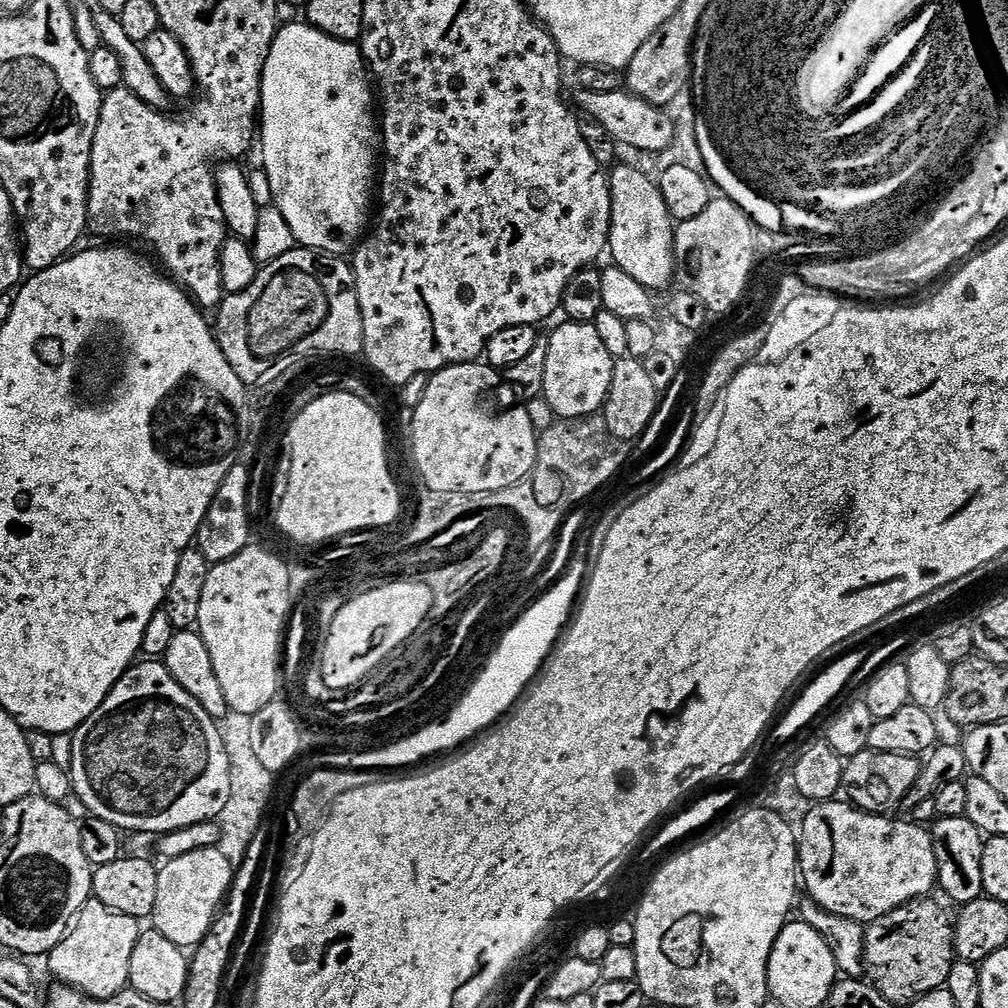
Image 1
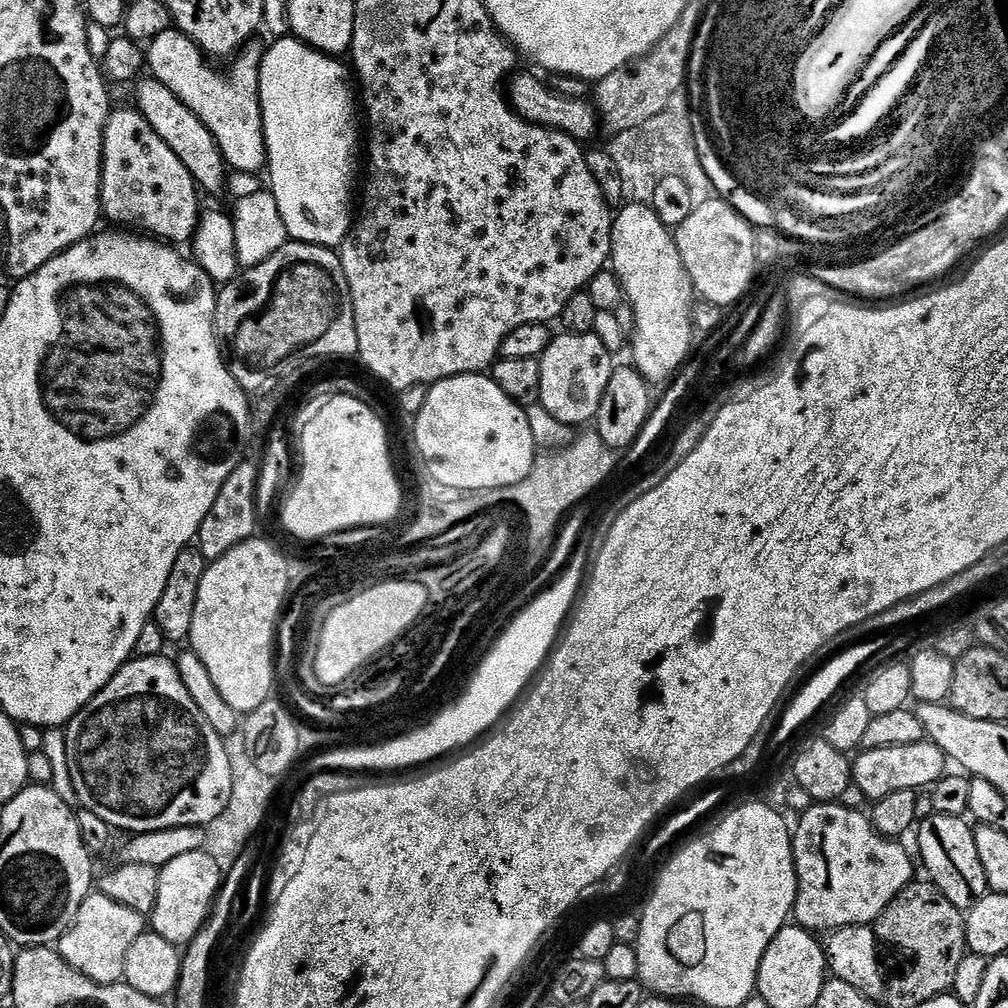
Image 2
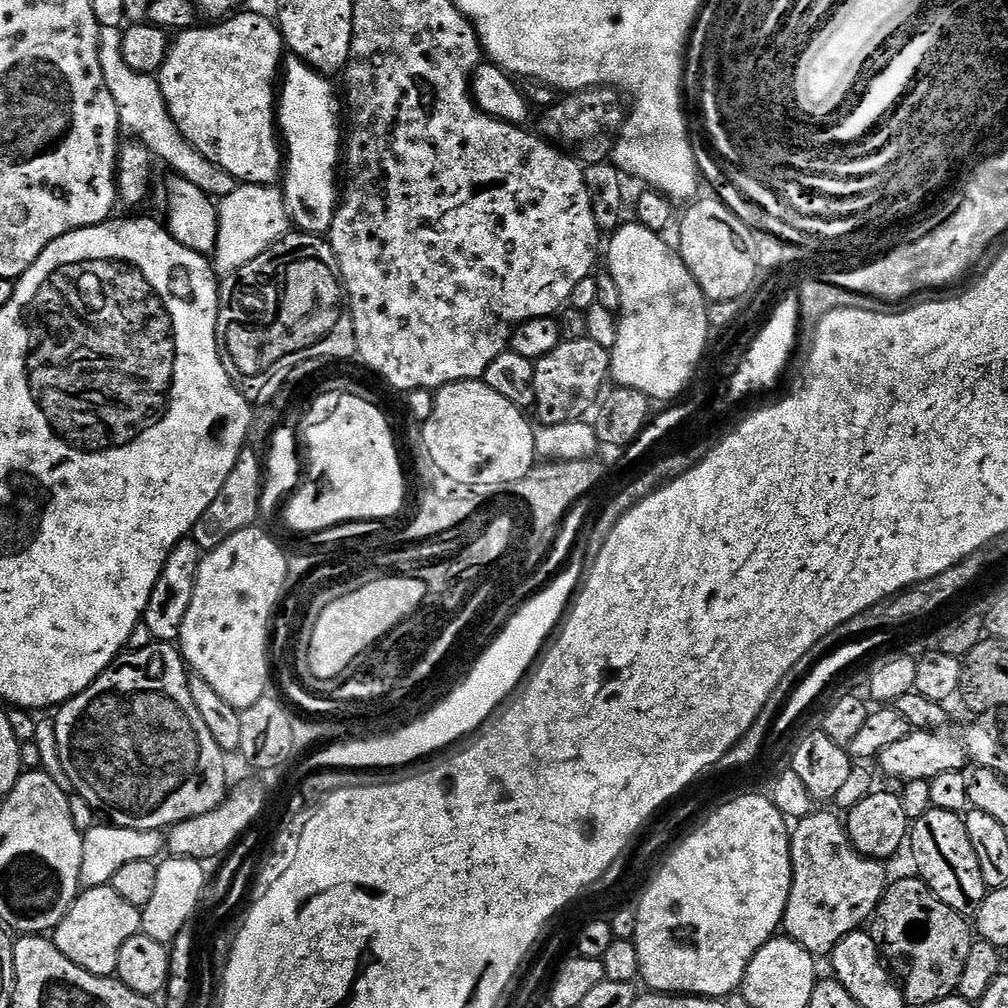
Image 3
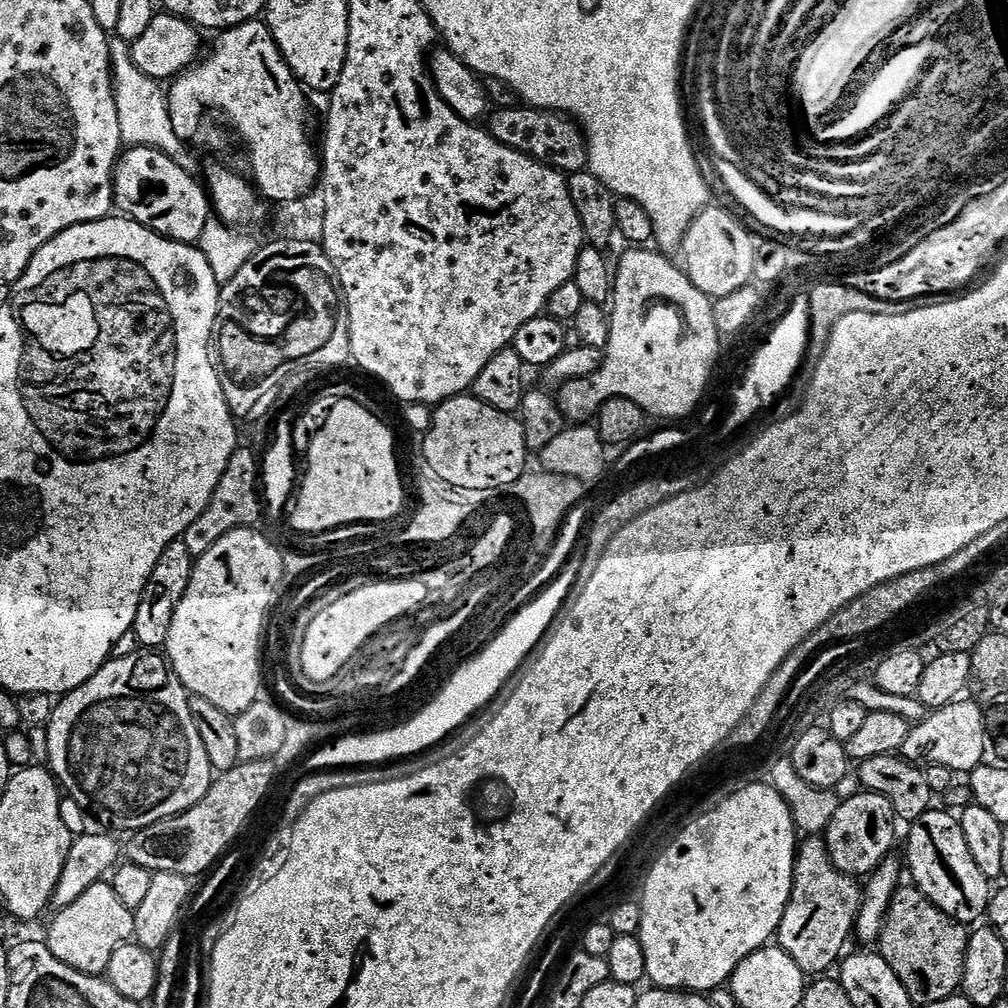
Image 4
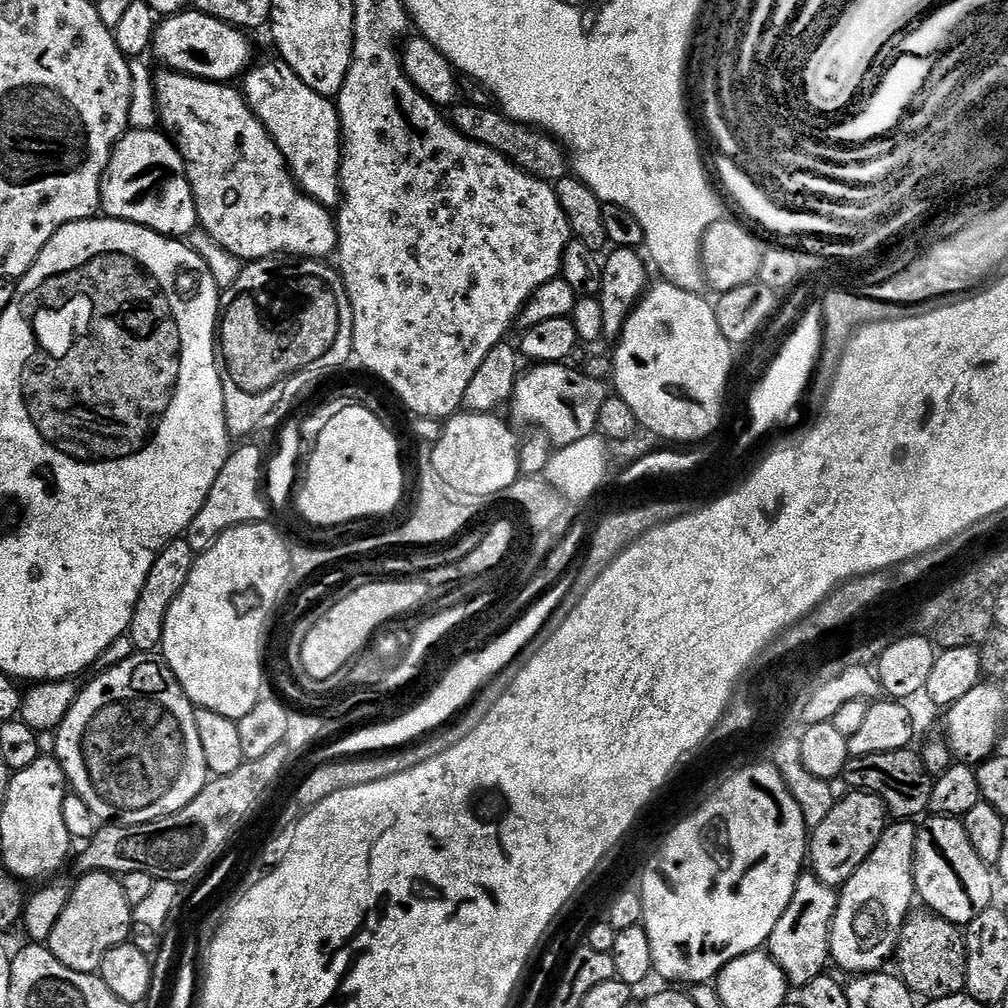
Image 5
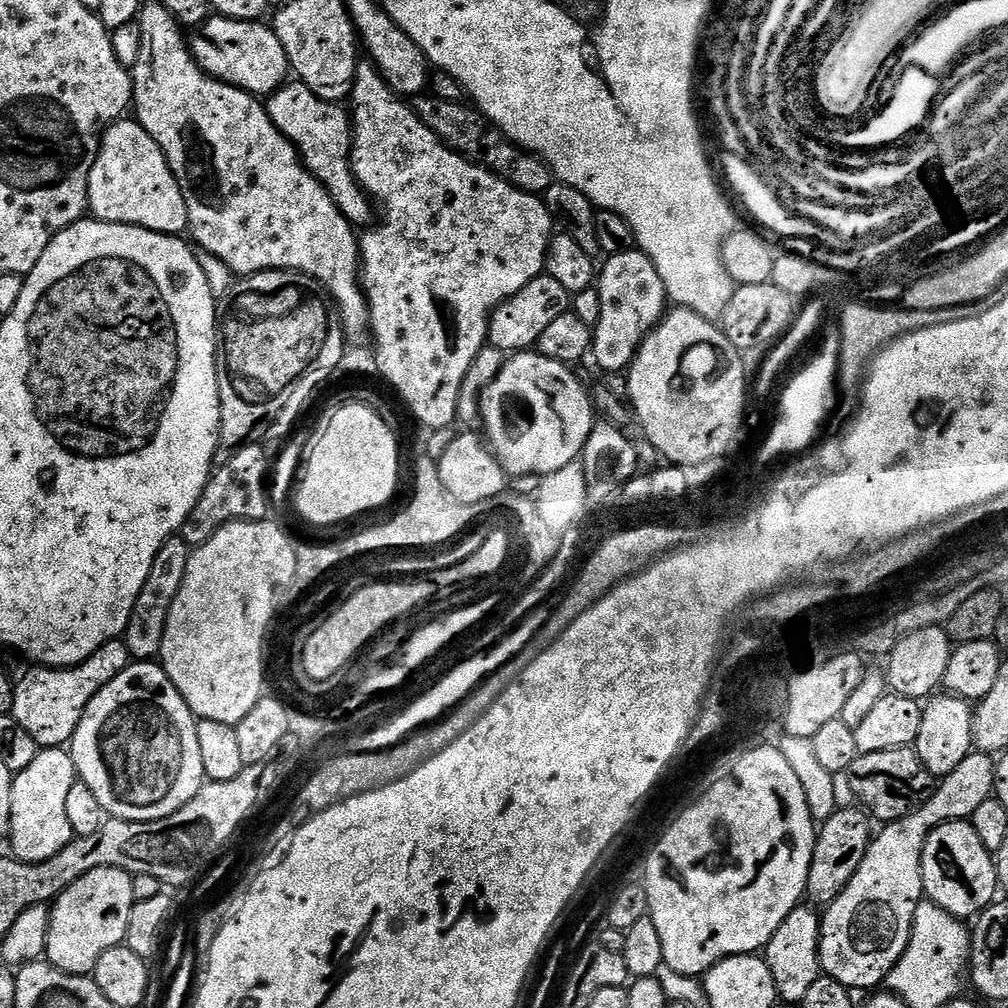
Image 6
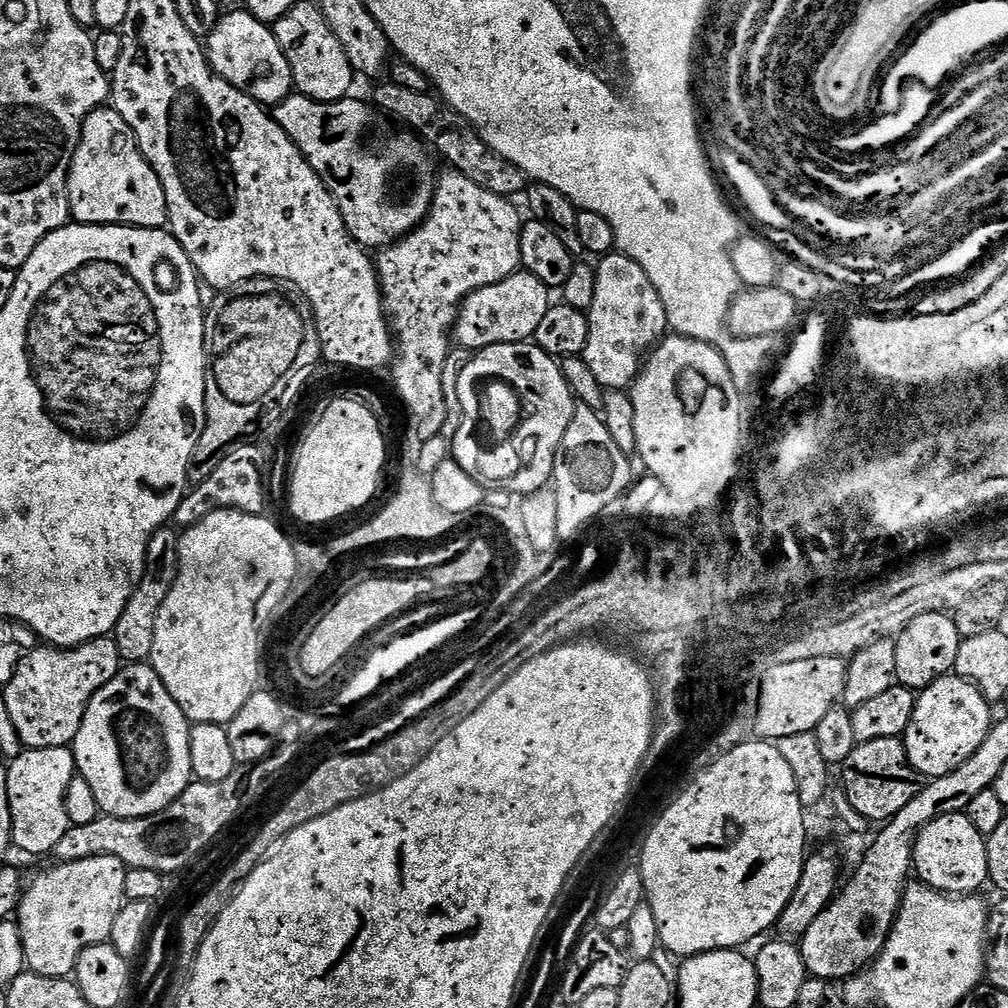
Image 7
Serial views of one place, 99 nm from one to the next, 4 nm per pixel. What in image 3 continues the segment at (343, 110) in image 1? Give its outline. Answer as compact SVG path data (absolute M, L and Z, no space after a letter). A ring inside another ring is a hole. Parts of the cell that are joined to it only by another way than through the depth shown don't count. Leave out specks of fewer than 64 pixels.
M295 58L289 59L282 68L282 83L278 88L278 132L282 137L282 148L286 153L284 170L282 173L282 191L284 194L285 206L288 211L291 223L299 231L309 232L311 236L324 236L332 228L336 205L338 203L338 173L342 168L342 104L336 101L336 92L332 89L333 81L329 77L323 76L321 72L316 72L309 64L303 60Z

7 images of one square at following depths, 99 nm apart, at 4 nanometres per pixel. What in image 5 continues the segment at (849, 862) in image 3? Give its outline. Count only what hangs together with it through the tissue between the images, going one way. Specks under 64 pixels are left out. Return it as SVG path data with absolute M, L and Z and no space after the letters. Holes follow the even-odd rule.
M813 874L801 875L794 898L790 898L790 906L786 906L786 914L778 918L778 926L774 926L770 934L766 951L793 989L799 990L806 982L814 982L814 978L825 975L827 968L824 967L829 967L830 930L837 899L835 887L824 885Z

